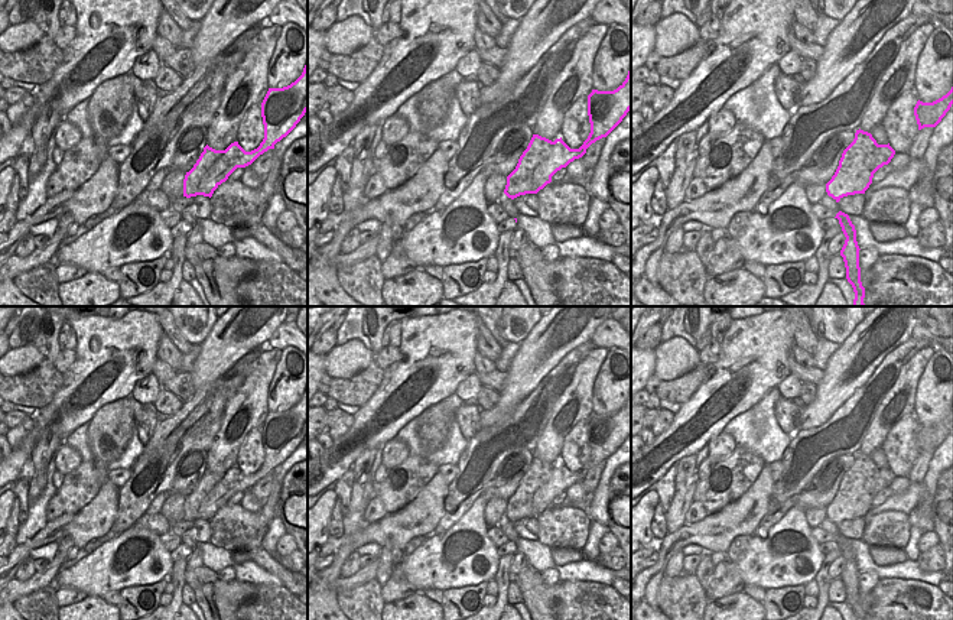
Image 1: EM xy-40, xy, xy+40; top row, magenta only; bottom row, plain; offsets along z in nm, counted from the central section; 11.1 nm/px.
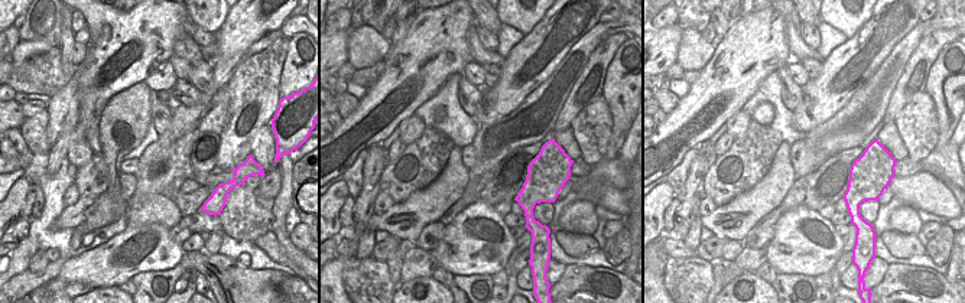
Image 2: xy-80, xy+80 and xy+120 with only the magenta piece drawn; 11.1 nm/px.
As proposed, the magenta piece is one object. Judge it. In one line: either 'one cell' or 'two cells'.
two cells

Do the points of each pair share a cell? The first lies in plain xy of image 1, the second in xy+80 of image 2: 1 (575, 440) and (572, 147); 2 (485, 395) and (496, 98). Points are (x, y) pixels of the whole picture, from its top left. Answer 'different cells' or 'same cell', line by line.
1: different cells
2: different cells

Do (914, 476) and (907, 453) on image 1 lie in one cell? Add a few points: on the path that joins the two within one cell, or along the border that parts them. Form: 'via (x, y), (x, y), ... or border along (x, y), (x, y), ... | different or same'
border along (920, 454), (907, 476) | different

